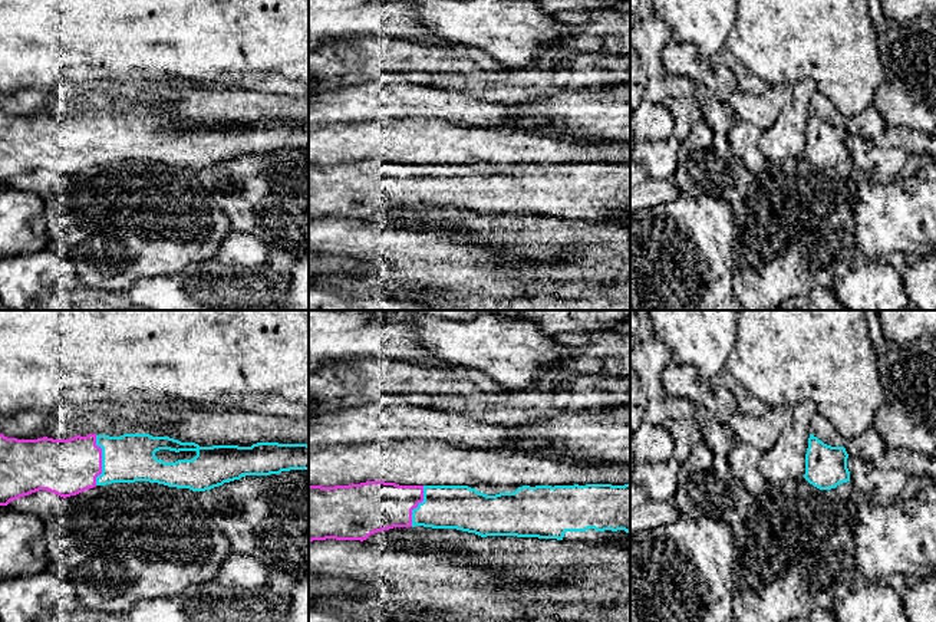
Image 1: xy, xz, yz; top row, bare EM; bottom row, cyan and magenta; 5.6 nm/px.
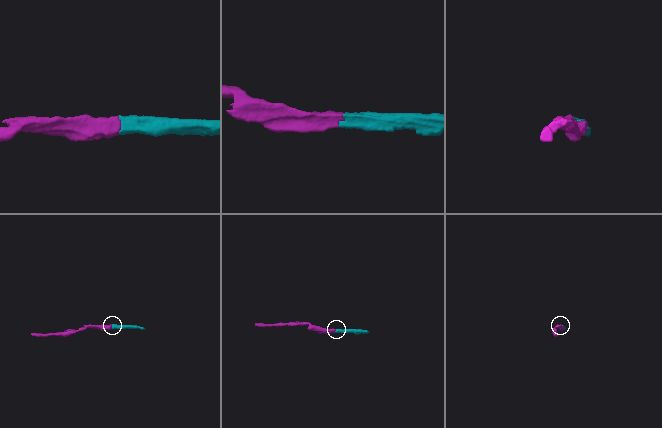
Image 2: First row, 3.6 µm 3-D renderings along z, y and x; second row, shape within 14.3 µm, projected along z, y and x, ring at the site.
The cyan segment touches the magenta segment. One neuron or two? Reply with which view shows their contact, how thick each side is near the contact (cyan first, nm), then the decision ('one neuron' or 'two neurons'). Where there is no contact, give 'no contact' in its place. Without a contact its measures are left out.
contact in xy; calibres 280 and 320 nm; one neuron

